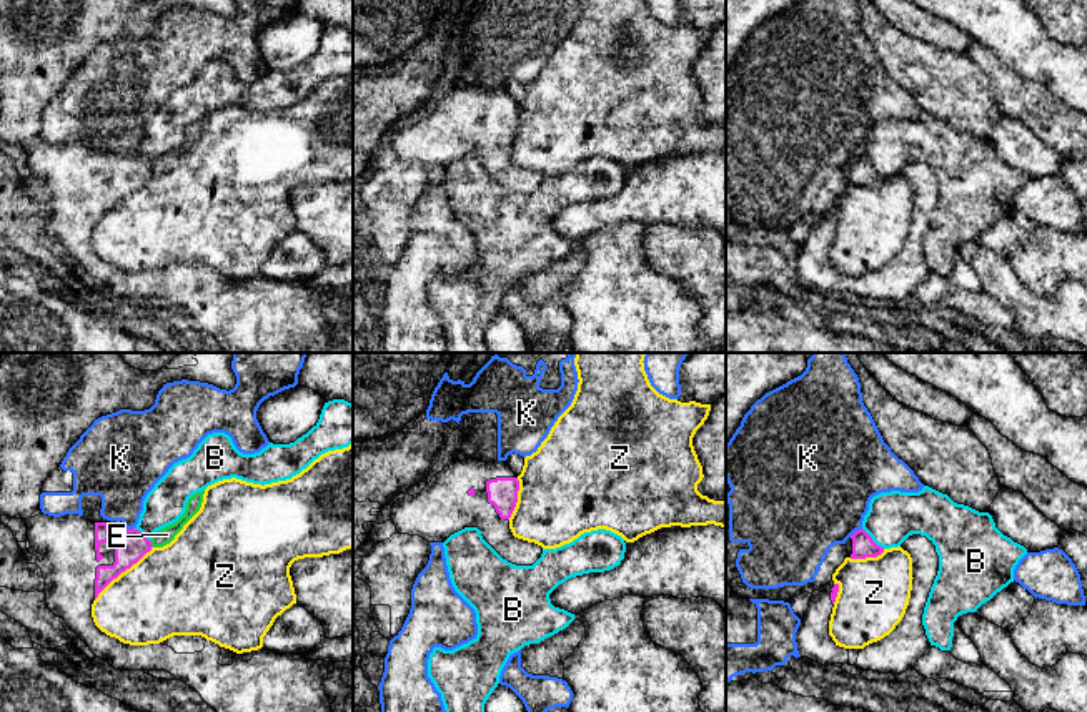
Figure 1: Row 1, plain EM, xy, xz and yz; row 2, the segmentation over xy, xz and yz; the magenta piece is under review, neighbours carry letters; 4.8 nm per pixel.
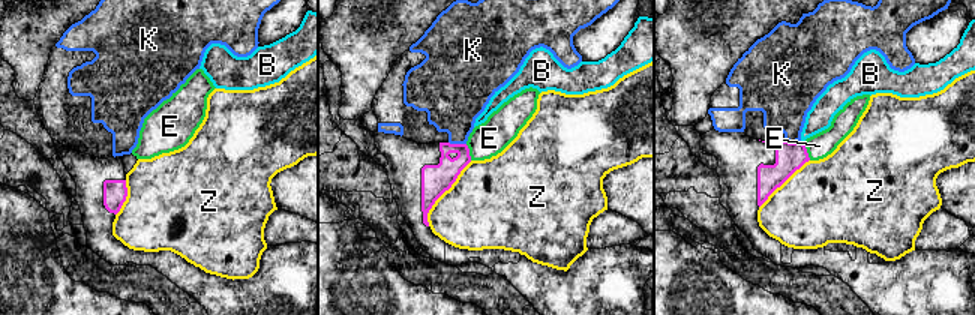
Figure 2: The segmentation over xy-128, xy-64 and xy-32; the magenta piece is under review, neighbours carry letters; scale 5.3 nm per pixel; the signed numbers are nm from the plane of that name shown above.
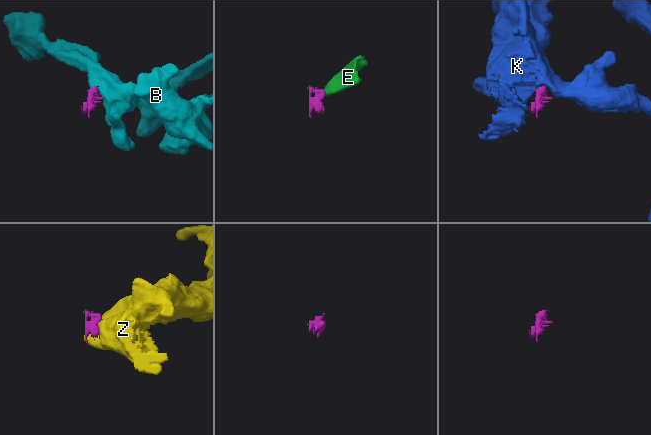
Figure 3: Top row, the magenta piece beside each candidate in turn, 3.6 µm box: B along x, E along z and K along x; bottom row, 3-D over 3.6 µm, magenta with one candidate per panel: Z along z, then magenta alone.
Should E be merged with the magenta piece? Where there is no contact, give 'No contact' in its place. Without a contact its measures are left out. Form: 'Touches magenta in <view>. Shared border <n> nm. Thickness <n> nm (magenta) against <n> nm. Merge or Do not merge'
Touches magenta in xy. Shared border 40 nm. Thickness 160 nm (magenta) against 80 nm. Do not merge

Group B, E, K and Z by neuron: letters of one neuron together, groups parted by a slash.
B / E / K / Z

